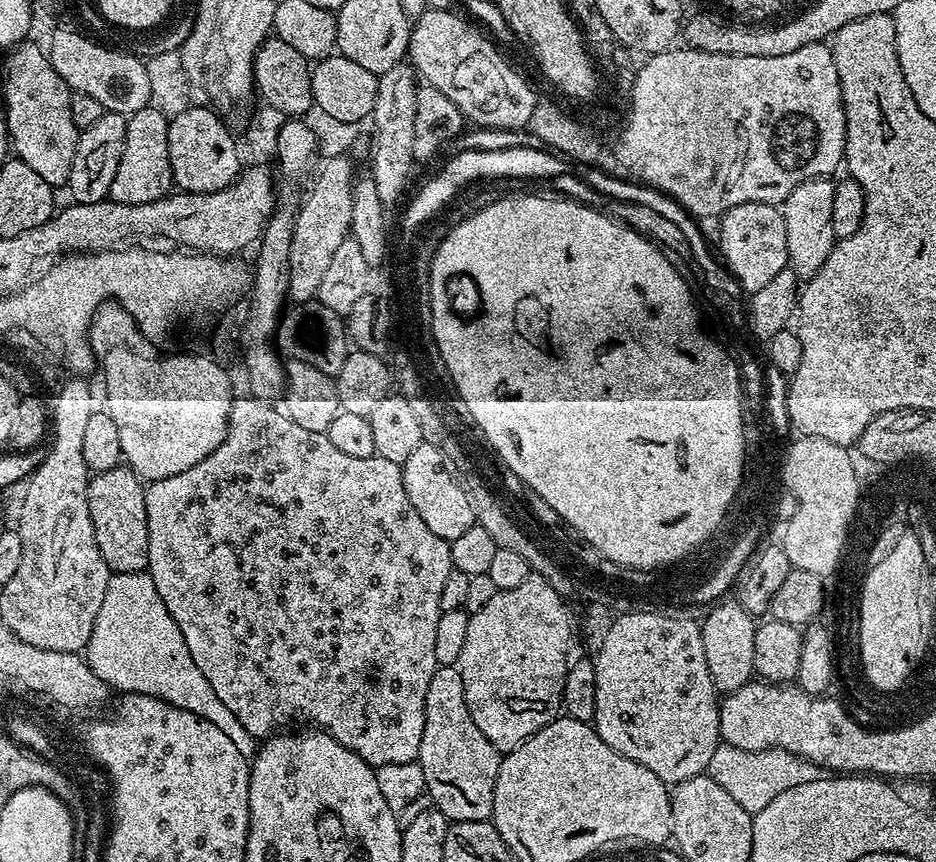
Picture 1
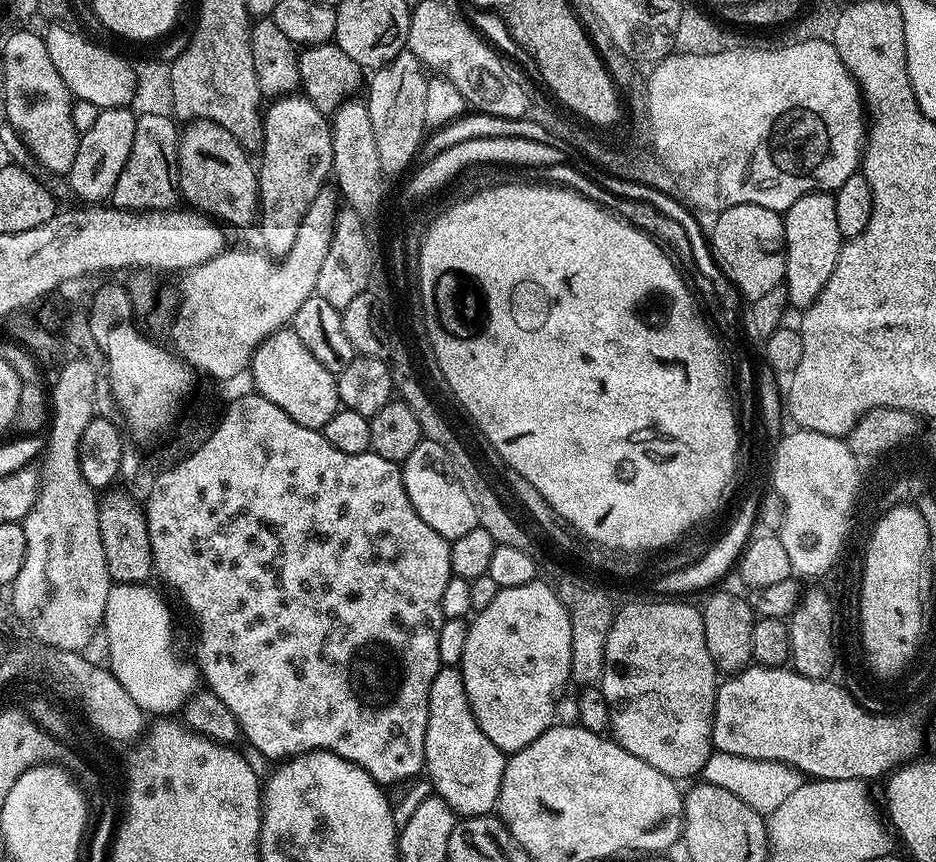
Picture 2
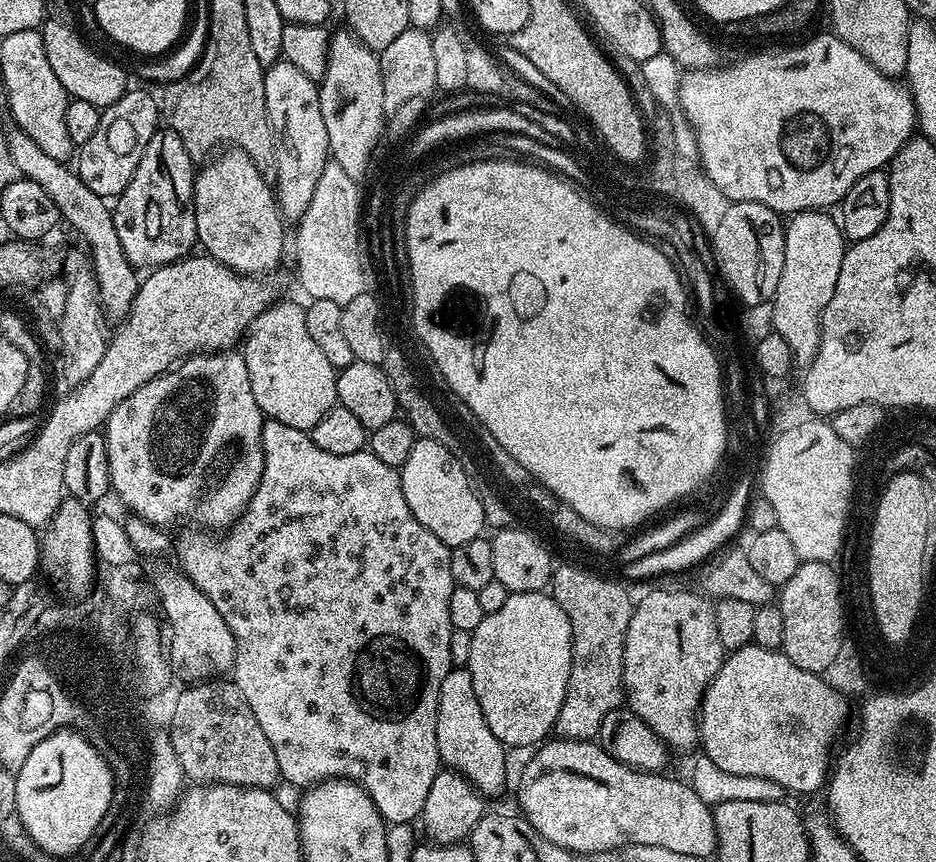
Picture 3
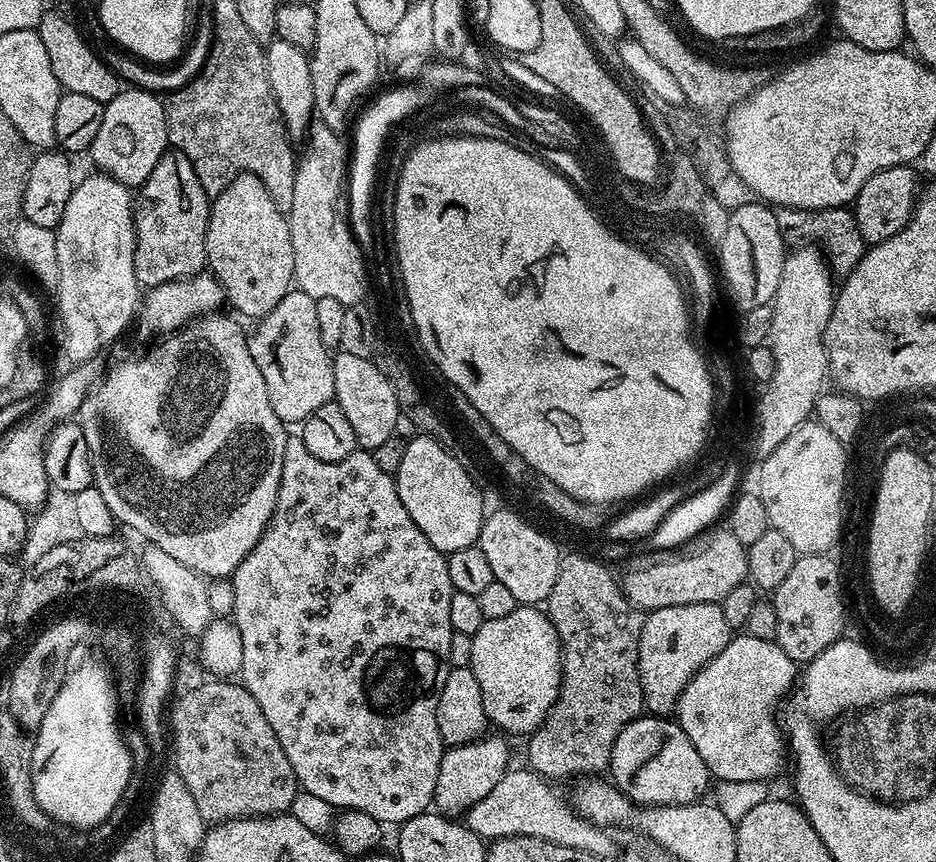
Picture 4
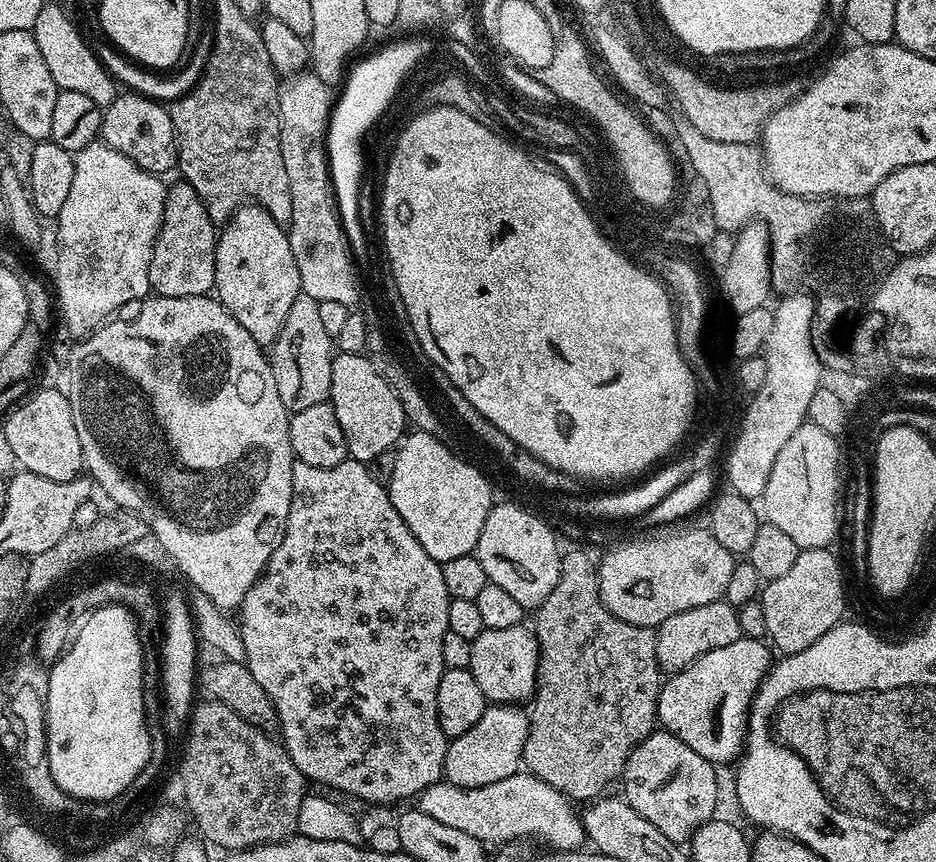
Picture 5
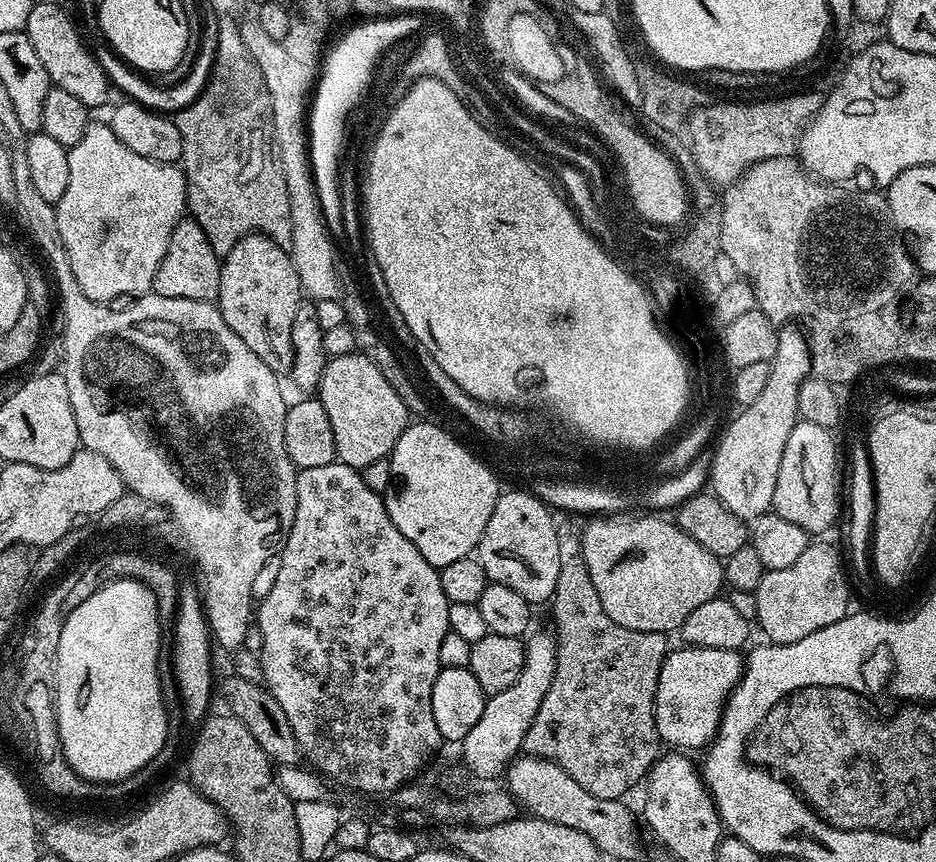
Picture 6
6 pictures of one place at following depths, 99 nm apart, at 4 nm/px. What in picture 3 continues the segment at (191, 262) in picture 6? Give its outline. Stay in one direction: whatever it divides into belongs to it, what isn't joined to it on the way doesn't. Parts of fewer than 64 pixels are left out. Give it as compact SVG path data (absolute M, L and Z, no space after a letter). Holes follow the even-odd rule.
M161 127L150 138L142 162L138 162L138 170L134 170L134 178L122 190L122 194L115 197L112 217L114 230L118 230L118 242L122 242L122 250L126 258L137 270L151 270L161 268L164 264L172 264L175 260L182 260L197 247L196 215L194 214L194 182L197 169L192 168L193 156L186 150L182 138L174 134L170 127Z

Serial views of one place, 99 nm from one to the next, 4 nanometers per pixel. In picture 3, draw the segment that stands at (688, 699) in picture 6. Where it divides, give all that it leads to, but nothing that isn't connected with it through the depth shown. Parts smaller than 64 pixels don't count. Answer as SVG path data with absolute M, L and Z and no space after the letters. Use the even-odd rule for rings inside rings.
M753 643L731 649L700 702L699 747L703 755L708 756L718 770L726 770L726 774L770 778L770 782L778 782L788 794L816 792L819 788L821 791L830 775L832 743L848 720L847 702L824 679L823 675L794 666L782 650Z

